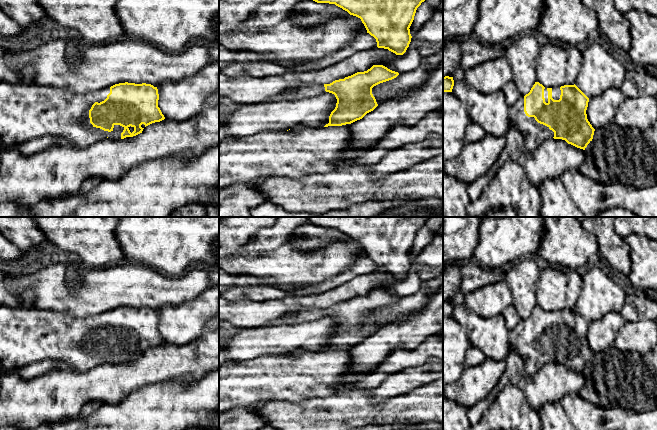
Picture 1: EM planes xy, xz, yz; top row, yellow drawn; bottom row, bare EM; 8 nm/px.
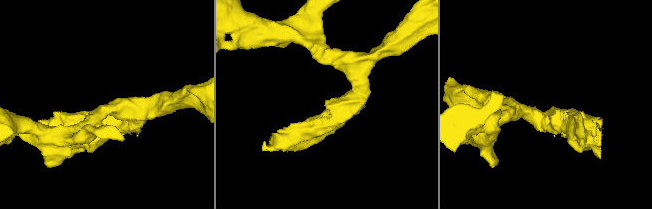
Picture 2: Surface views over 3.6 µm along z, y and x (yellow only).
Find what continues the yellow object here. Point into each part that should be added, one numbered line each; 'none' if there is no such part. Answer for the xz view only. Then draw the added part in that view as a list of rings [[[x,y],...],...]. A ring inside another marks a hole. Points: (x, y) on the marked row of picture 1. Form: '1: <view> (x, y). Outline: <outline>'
1: xz (302, 90). Outline: [[[299,83],[294,88],[289,89],[284,95],[275,96],[266,101],[276,102],[276,101],[298,100],[308,97],[316,97],[325,92],[326,92],[325,87],[322,84]]]

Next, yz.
1: yz (534, 133). Outline: [[[524,97],[509,107],[509,119],[524,137],[524,146],[528,152],[532,152],[548,139],[554,137],[554,132],[549,127],[538,123],[534,117],[528,117],[524,112]]]

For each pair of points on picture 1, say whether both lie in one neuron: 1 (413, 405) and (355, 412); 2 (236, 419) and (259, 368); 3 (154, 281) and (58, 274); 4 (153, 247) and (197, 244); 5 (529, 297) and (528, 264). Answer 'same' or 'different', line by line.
1: same
2: different
3: same
4: same
5: same

